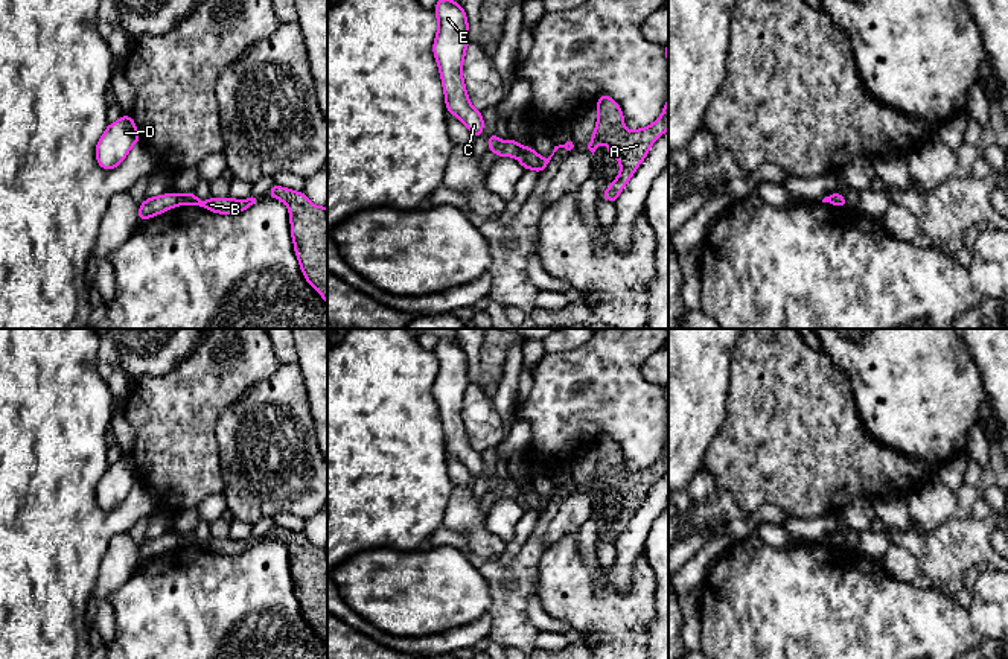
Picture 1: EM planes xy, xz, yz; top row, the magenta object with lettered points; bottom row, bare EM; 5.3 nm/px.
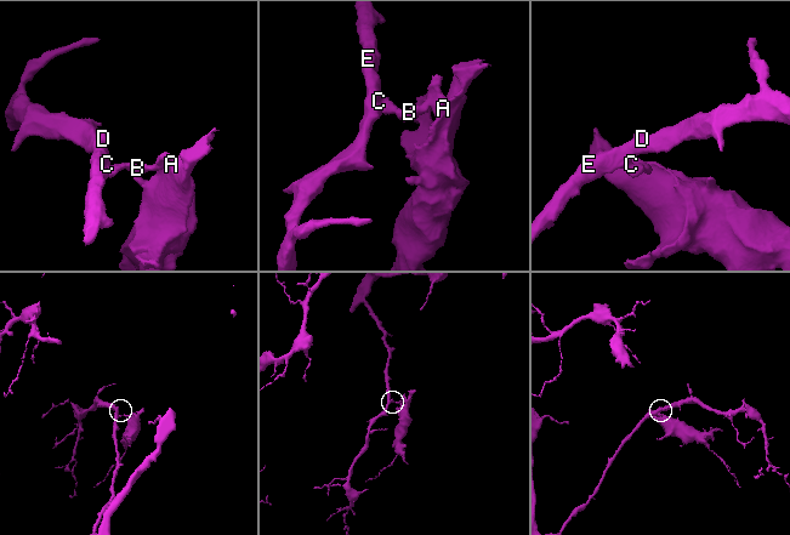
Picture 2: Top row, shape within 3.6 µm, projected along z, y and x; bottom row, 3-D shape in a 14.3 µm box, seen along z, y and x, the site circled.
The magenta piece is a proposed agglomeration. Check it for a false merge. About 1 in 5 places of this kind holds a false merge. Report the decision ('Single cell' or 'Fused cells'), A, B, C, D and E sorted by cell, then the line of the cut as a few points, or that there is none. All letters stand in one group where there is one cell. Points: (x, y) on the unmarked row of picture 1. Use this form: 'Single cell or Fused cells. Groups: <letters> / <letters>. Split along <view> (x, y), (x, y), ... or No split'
Fused cells. Groups: A B / C D E. Split along xy (175, 534), (178, 545)

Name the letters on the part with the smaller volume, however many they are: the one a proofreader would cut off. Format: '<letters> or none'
A, B

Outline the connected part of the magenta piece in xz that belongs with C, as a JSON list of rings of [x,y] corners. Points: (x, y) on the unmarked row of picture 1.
[[[439,338],[434,355],[439,361],[439,371],[432,393],[439,406],[448,454],[458,458],[474,479],[480,478],[484,461],[481,452],[471,446],[463,422],[463,400],[471,384],[466,353],[458,342]]]

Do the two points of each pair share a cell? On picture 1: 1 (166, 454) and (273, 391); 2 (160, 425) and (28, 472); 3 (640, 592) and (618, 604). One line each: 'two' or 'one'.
1: two
2: two
3: one

